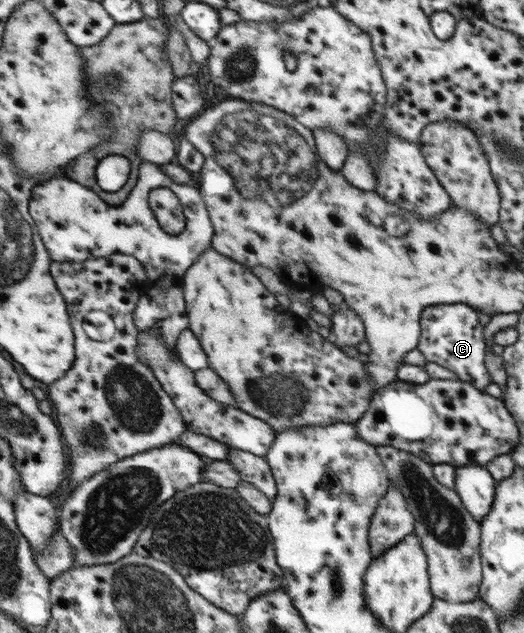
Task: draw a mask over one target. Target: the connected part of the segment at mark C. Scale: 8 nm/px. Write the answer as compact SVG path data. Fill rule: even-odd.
M464 303L439 304L426 307L421 315L421 337L417 348L430 363L438 363L450 369L460 381L471 383L480 390L488 391L495 380L486 364L488 355L487 333L484 323L480 323L480 311Z

